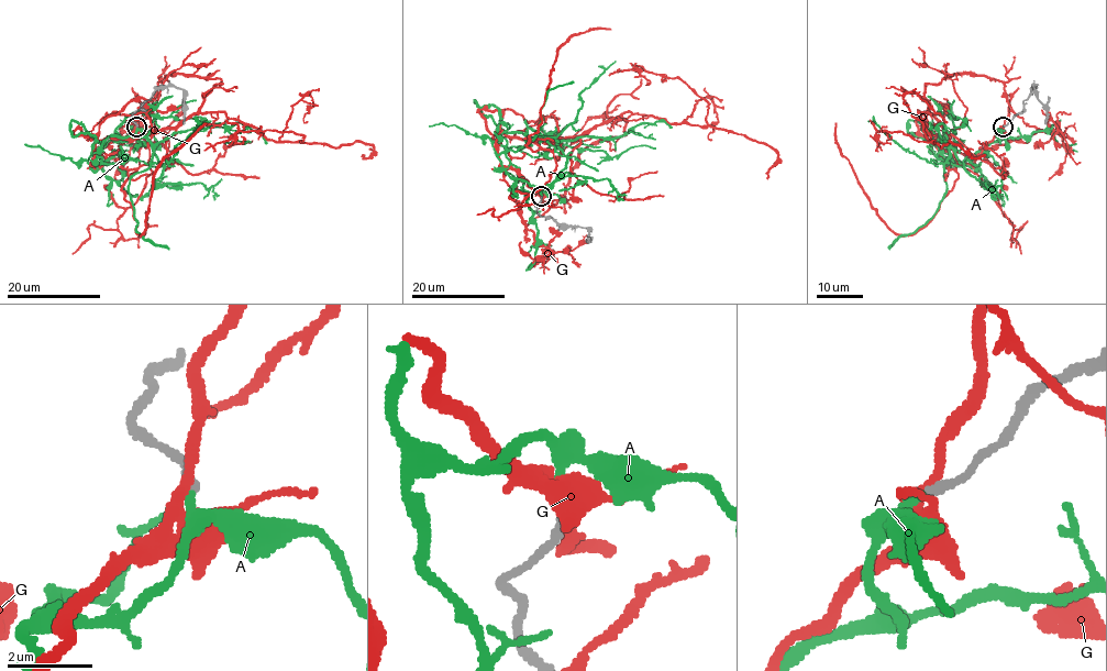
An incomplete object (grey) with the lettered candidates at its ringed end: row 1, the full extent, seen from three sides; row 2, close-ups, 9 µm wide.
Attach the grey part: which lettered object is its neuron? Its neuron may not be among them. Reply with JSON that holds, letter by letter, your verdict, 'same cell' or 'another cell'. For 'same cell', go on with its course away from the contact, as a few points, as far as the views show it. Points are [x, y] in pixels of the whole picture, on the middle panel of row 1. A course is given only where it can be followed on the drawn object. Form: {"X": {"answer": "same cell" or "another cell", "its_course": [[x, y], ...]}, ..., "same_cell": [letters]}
{"A": {"answer": "same cell", "its_course": [[541, 196], [523, 188], [502, 132], [557, 143], [533, 139], [545, 94], [574, 81]]}, "G": {"answer": "another cell"}, "same_cell": ["A"]}

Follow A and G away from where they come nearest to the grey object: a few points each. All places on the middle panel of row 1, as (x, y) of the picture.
A: (541, 196), (523, 188), (502, 132), (557, 143), (533, 139), (545, 94), (574, 81)
G: (541, 197), (479, 109), (544, 143), (630, 111), (707, 124), (677, 77), (608, 75)

